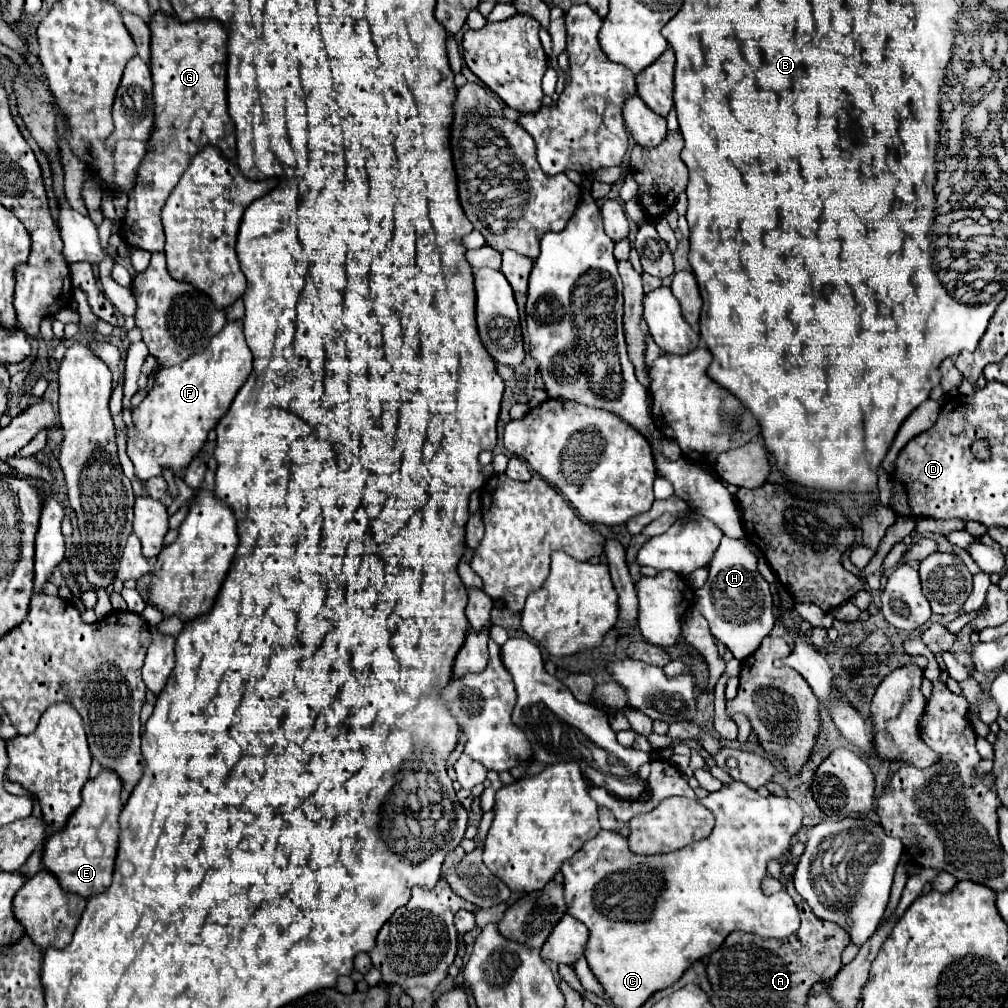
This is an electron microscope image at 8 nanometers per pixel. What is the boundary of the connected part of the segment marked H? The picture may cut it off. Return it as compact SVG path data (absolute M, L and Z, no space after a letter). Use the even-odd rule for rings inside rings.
M724 536L708 570L710 570L708 582L704 584L704 588L696 590L696 596L698 596L696 610L708 620L714 638L726 644L728 650L734 654L734 658L744 660L760 646L760 642L770 634L774 626L774 598L772 598L770 584L756 570L756 556L746 540L734 540L734 538Z

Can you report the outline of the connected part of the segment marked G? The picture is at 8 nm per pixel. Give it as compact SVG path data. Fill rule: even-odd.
M154 14L150 20L150 70L154 82L154 132L146 142L148 156L136 172L136 186L128 192L128 208L122 218L120 236L132 248L164 252L164 232L160 210L180 180L188 162L202 150L202 136L222 152L228 162L236 160L236 128L228 116L226 78L212 72L214 64L226 64L228 32L216 20L194 20L180 24L176 16ZM232 142L232 146L230 146Z

